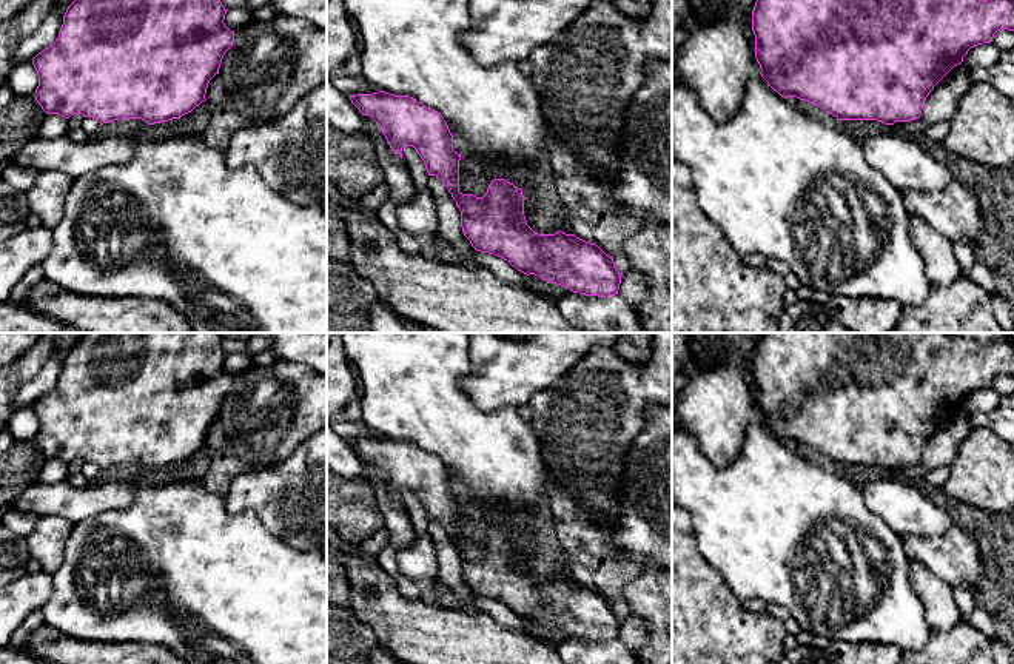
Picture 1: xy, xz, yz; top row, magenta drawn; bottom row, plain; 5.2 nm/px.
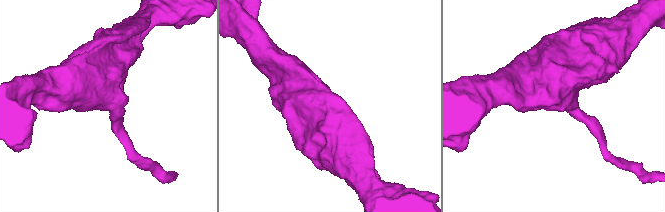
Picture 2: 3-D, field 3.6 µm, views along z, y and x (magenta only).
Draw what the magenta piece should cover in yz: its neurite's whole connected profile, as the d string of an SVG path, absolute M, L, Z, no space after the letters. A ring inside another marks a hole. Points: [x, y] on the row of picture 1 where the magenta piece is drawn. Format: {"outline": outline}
{"outline": "M757 0L752 11L755 59L760 74L781 97L806 100L837 120L877 120L885 125L911 122L922 116L926 97L934 86L977 45L991 43L997 31L1014 31L1014 0Z"}

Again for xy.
{"outline": "M74 0L59 37L32 59L39 75L35 100L46 114L69 119L74 114L103 123L142 119L148 125L179 119L205 102L210 80L219 74L234 31L225 26L220 0Z"}

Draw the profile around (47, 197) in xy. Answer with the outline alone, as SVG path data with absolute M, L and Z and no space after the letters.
M48 171L40 174L31 189L25 191L31 213L40 217L43 226L54 230L63 219L65 200L72 180L69 174Z

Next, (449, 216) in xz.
M428 176L428 191L436 205L438 236L448 243L461 257L461 265L468 270L482 268L475 259L476 250L464 236L461 226L461 211L448 189L436 176Z

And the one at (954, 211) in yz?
M954 180L943 191L900 191L906 213L922 217L952 242L974 245L985 230L982 208L965 183Z

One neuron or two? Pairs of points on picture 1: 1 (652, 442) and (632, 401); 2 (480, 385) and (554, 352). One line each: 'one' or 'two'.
1: two
2: one

